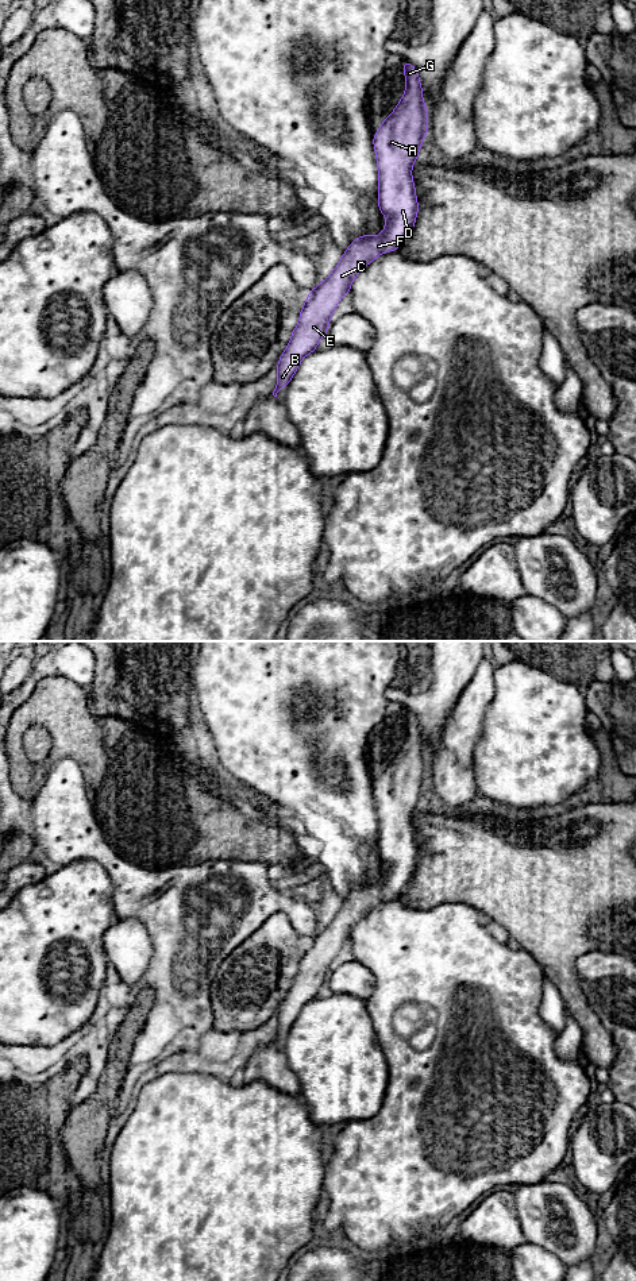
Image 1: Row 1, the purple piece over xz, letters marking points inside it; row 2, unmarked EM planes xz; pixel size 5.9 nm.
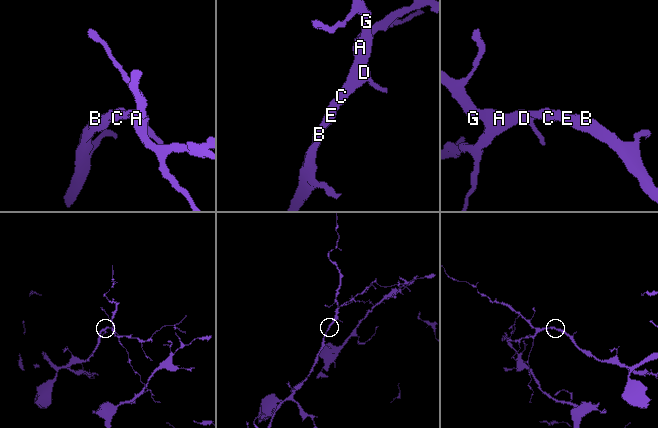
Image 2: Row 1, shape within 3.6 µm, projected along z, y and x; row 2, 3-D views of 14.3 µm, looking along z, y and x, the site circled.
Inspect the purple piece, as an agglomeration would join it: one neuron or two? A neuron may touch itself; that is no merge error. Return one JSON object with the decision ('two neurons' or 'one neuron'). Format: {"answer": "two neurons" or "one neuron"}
{"answer": "one neuron"}

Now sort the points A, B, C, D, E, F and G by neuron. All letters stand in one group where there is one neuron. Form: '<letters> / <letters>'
A B C D E F G

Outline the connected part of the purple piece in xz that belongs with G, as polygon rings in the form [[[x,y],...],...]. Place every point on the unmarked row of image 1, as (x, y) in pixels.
[[[406,709],[401,711],[405,741],[373,786],[378,815],[378,856],[388,869],[379,884],[356,885],[328,926],[309,939],[298,972],[275,1015],[274,1045],[289,1033],[301,1008],[317,996],[328,979],[331,962],[348,942],[354,926],[378,903],[400,896],[413,877],[419,850],[412,814],[428,780],[428,759],[416,715]]]

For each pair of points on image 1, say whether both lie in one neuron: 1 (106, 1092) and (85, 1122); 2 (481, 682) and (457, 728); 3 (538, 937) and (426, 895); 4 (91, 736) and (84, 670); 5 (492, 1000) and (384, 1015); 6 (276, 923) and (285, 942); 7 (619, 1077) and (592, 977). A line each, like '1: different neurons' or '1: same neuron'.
1: same neuron
2: same neuron
3: same neuron
4: different neurons
5: same neuron
6: same neuron
7: same neuron

